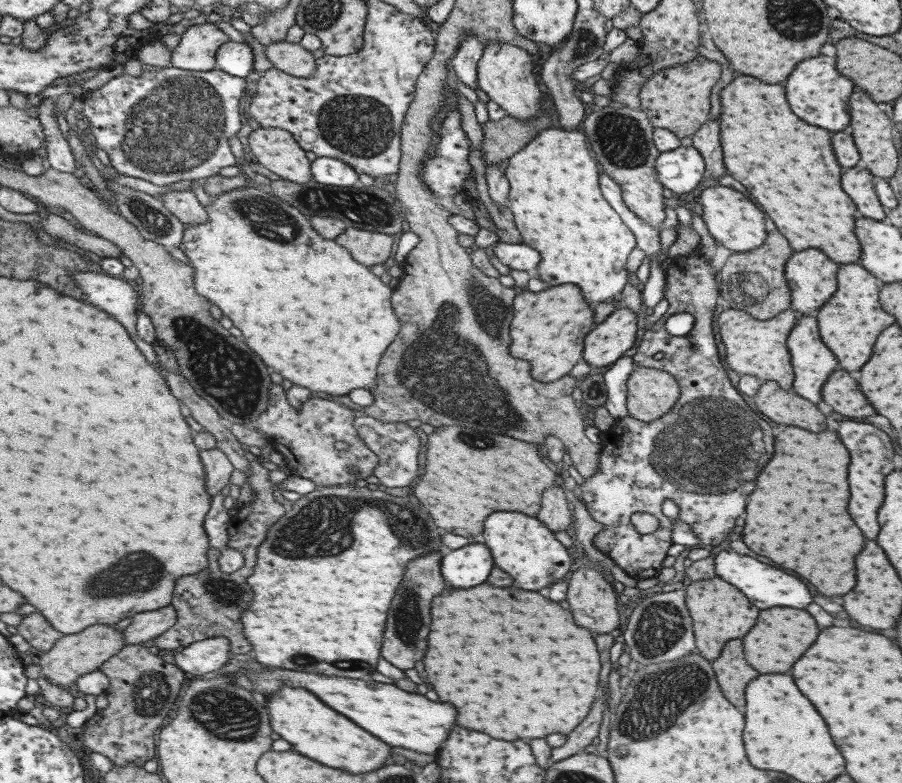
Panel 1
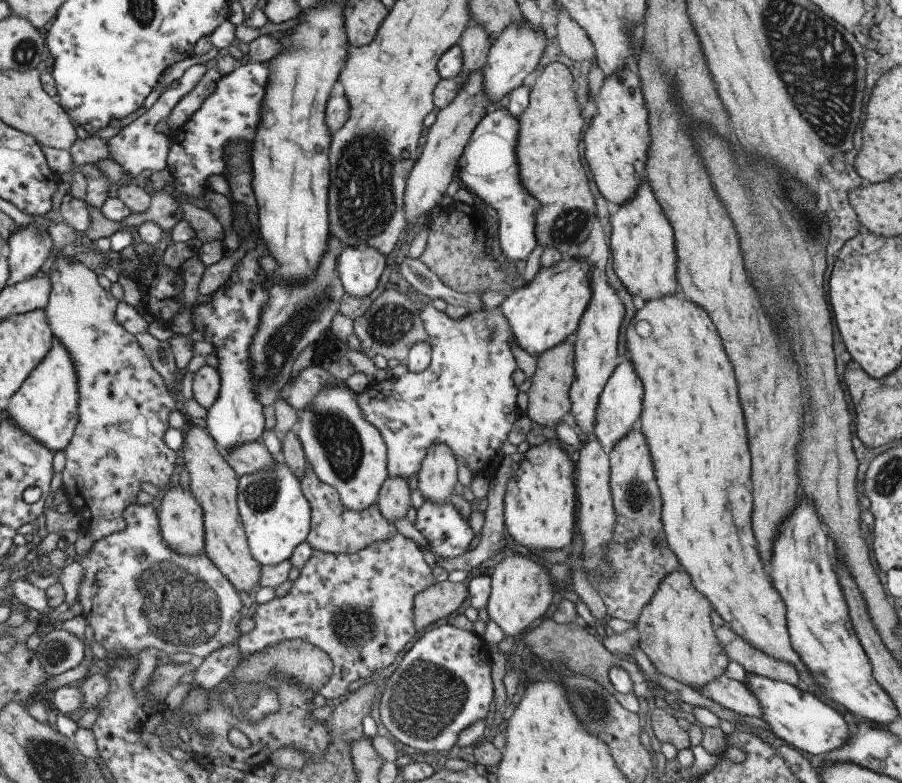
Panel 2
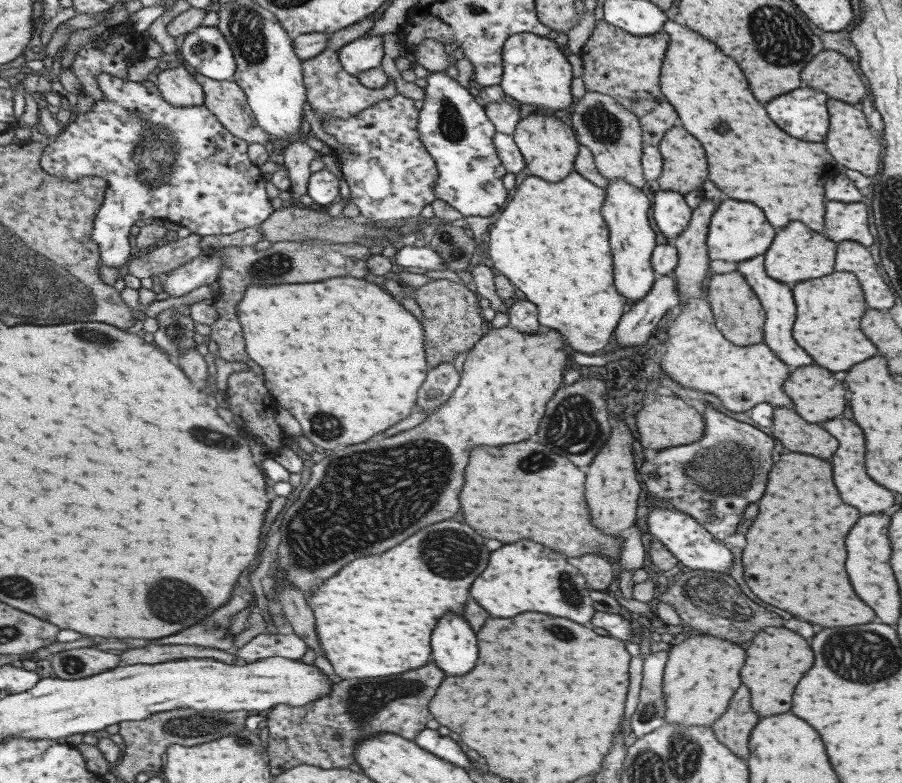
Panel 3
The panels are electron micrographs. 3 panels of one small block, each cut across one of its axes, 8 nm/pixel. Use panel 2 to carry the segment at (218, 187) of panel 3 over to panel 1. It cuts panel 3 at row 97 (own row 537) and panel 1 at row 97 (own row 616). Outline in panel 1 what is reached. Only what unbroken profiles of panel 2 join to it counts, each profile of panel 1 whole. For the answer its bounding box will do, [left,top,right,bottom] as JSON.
[79,66,245,186]

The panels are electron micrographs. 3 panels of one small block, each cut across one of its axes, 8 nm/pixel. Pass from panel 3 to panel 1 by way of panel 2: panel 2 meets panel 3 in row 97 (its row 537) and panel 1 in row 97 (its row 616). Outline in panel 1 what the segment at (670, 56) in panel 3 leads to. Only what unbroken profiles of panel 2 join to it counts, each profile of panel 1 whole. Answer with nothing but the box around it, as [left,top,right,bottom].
[719,76,861,264]

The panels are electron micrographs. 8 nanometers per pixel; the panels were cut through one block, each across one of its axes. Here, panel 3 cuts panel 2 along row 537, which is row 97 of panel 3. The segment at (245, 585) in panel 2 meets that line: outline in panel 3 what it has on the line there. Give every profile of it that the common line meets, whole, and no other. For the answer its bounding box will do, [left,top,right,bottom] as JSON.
[192,73,272,147]

